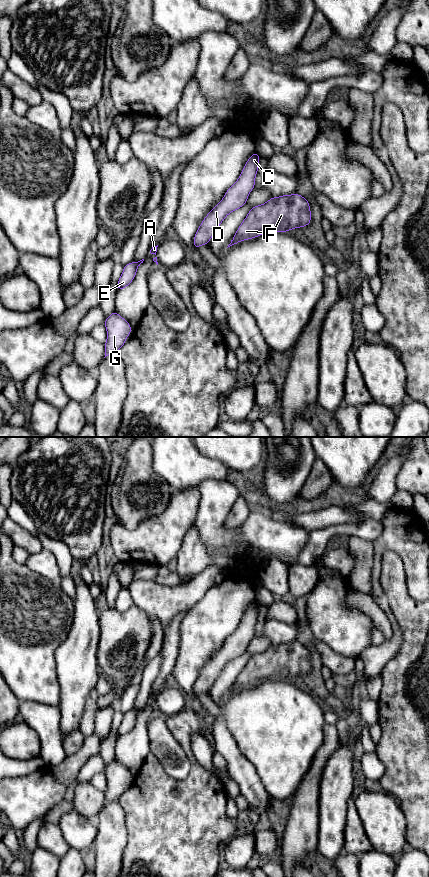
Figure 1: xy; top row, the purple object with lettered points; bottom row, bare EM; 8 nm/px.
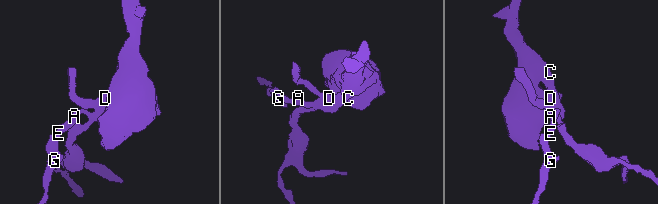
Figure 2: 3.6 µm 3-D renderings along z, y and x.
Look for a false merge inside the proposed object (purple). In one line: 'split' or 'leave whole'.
leave whole

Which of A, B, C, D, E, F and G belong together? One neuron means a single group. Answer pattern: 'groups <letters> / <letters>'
groups A B C D E F G

